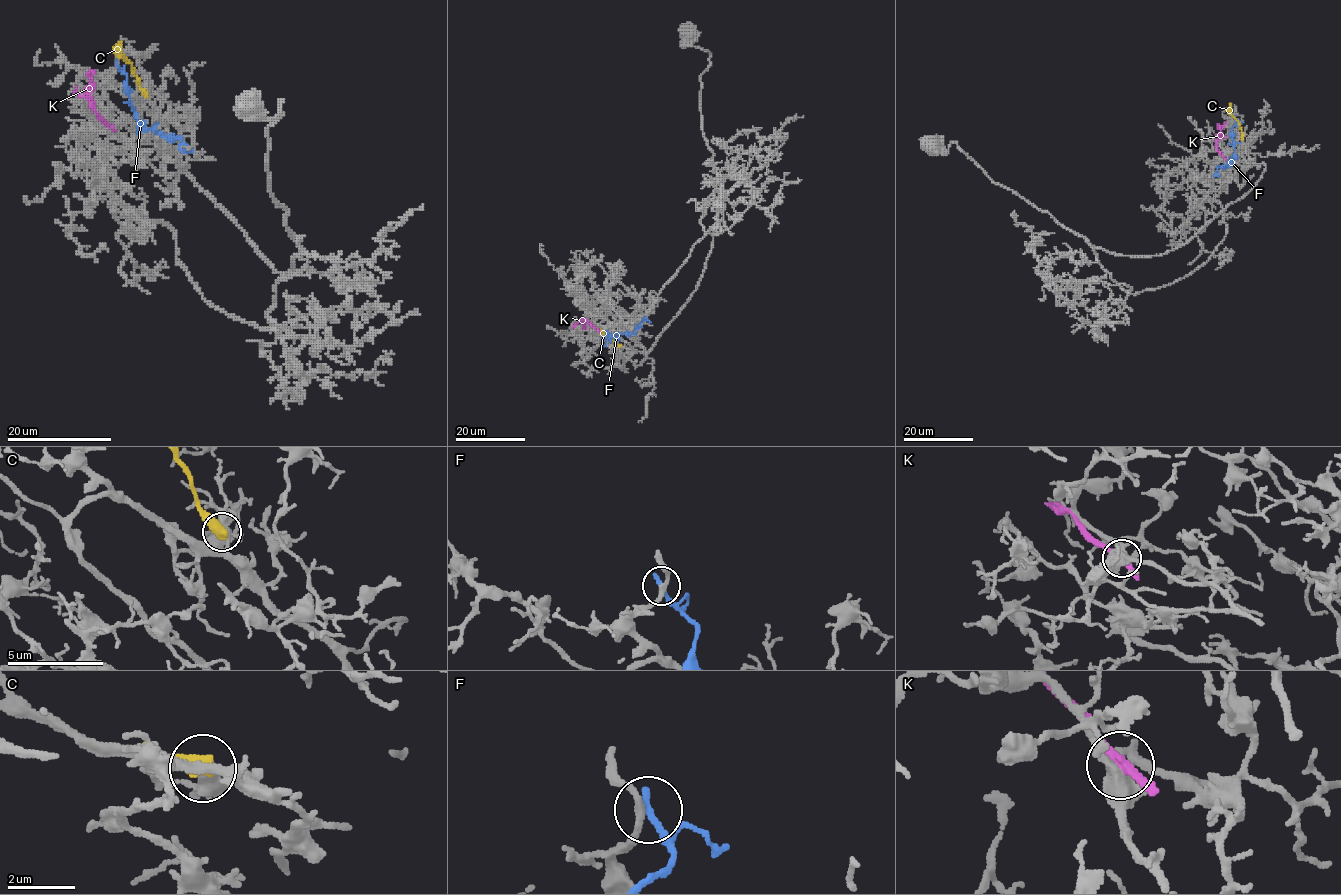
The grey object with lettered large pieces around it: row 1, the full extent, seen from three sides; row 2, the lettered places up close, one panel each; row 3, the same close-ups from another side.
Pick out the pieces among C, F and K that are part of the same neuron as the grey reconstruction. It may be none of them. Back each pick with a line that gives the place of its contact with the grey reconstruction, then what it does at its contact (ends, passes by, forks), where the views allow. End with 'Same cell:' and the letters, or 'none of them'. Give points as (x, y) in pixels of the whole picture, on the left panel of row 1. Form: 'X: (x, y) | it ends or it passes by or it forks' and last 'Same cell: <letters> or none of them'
Same cell: none of them

